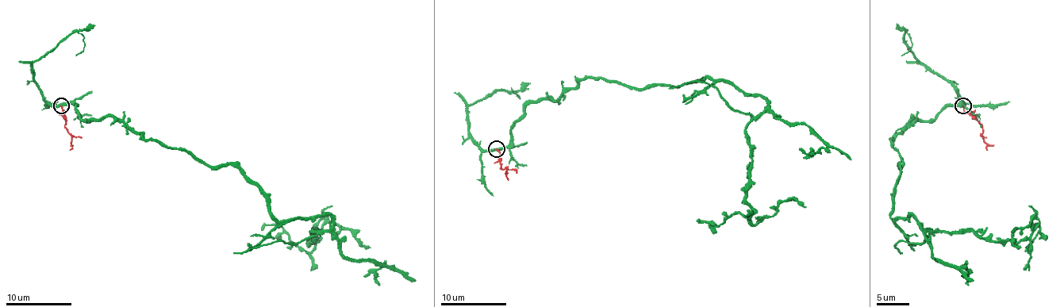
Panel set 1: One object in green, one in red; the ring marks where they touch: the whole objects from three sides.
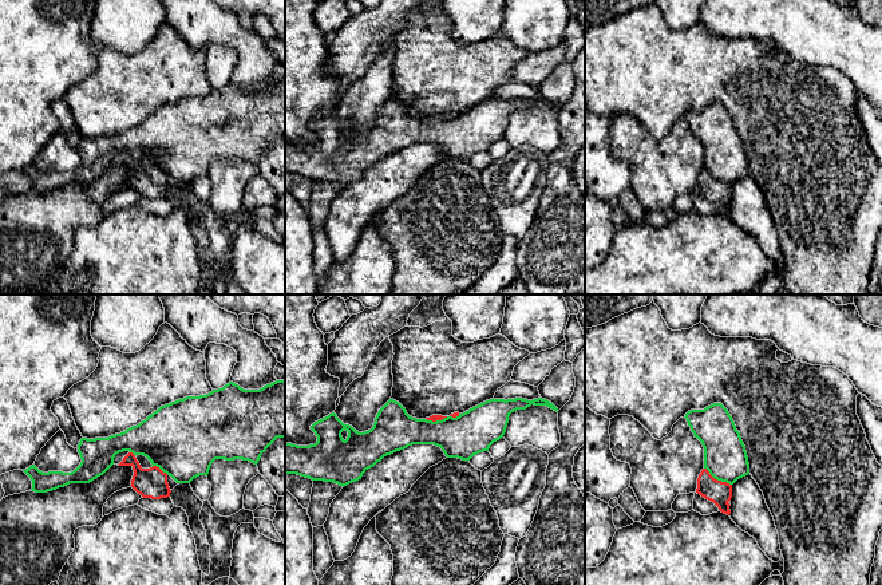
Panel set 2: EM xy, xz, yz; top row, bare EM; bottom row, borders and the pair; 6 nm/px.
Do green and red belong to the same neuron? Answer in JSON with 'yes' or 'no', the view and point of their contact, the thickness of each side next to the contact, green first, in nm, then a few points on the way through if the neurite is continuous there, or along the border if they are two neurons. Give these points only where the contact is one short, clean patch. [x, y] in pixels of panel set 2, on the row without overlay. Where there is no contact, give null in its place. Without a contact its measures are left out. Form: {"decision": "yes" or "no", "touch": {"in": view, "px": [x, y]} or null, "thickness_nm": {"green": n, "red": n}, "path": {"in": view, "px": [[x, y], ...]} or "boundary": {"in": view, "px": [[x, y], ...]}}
{"decision": "no", "touch": {"in": "yz", "px": [718, 180]}, "thickness_nm": {"green": 260, "red": 140}}

